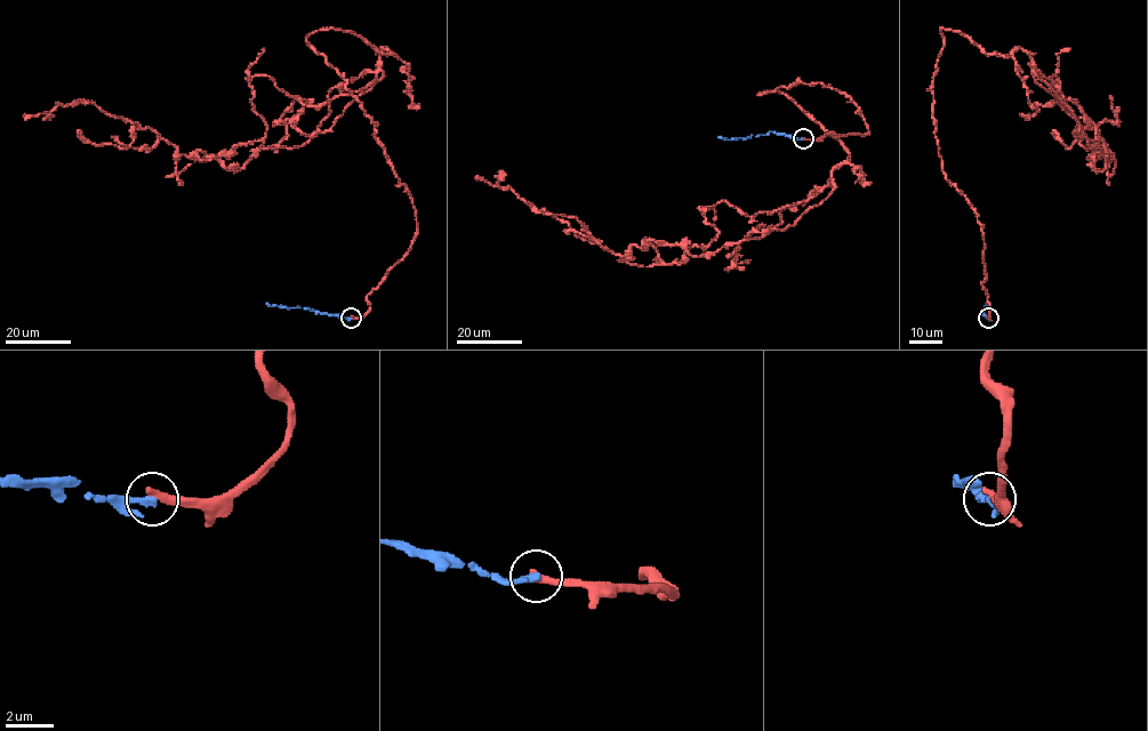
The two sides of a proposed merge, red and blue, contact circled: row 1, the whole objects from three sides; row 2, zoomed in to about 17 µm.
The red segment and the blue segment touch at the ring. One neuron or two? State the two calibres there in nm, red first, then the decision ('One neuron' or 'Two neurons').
Thickness 360 nm (red) against 300 nm. Two neurons

